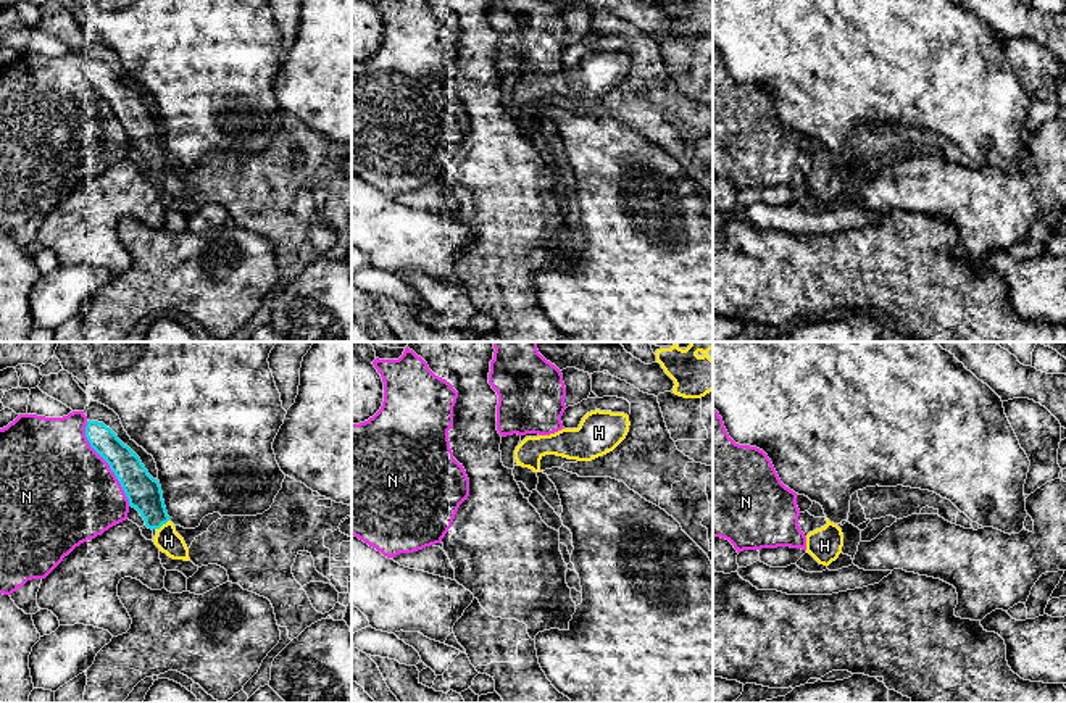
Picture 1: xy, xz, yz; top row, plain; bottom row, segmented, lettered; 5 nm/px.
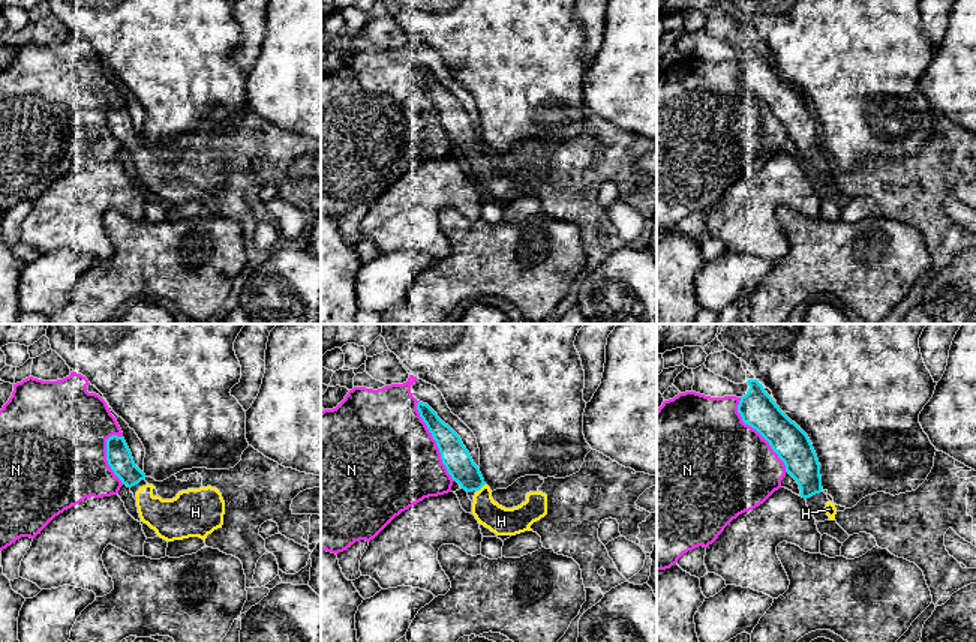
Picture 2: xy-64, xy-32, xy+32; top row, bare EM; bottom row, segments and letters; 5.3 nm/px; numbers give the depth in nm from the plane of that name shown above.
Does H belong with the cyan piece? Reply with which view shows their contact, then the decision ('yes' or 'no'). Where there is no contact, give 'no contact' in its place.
xy | yes

